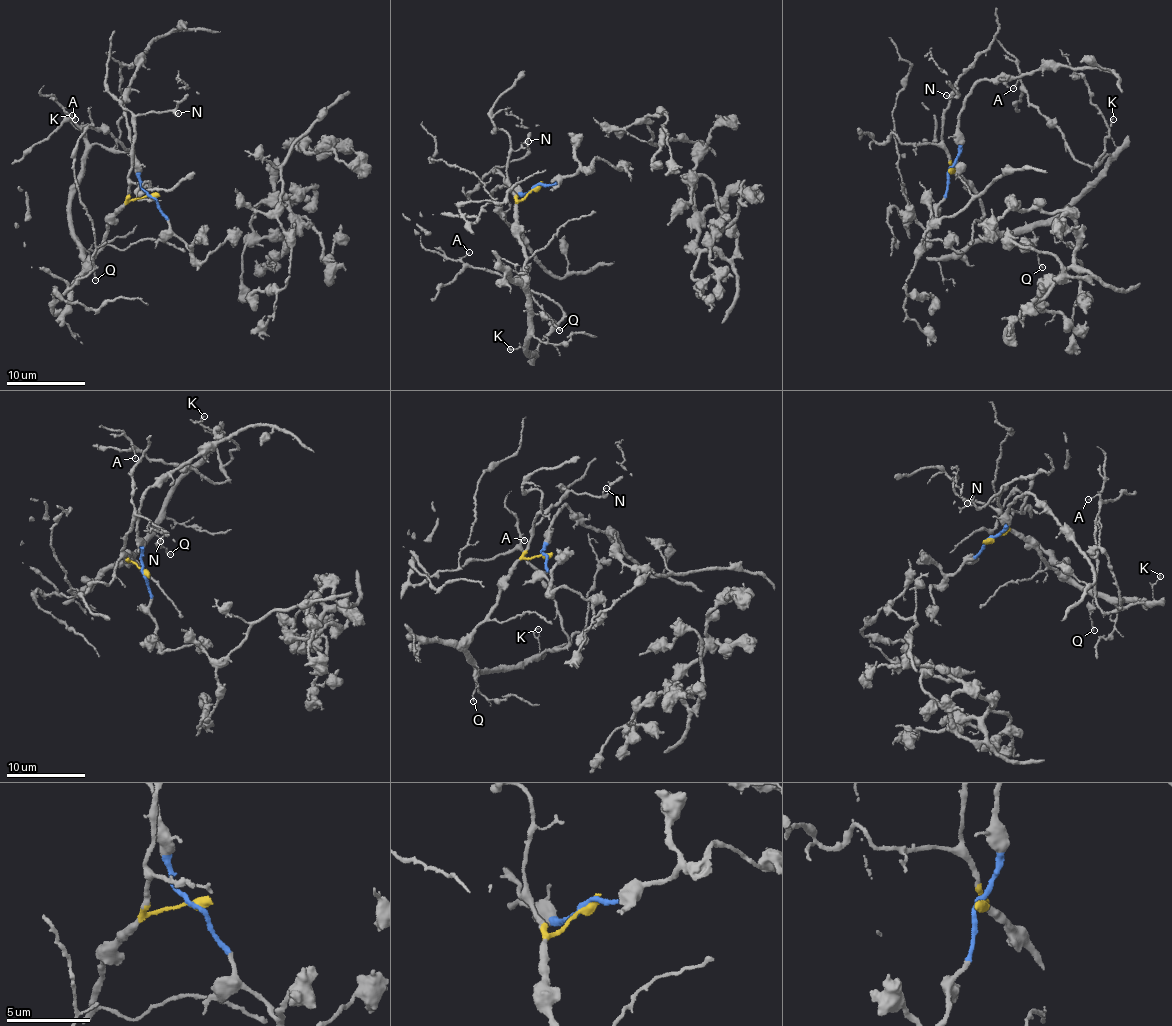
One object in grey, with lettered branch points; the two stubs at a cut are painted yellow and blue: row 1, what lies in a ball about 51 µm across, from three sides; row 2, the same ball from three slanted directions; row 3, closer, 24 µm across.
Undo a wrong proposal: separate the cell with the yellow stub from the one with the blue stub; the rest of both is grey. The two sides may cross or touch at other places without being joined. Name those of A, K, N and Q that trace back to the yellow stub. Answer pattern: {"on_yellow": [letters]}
{"on_yellow": ["A", "K", "N", "Q"]}

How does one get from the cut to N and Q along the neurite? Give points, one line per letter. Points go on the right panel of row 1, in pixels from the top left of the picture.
N: (949, 171), (953, 168), (943, 142), (942, 114), (951, 89), (955, 86), (960, 93), (947, 95)
Q: (949, 171), (950, 167), (954, 170), (975, 193), (984, 219), (1001, 234), (1032, 231), (1038, 264), (1042, 268)

